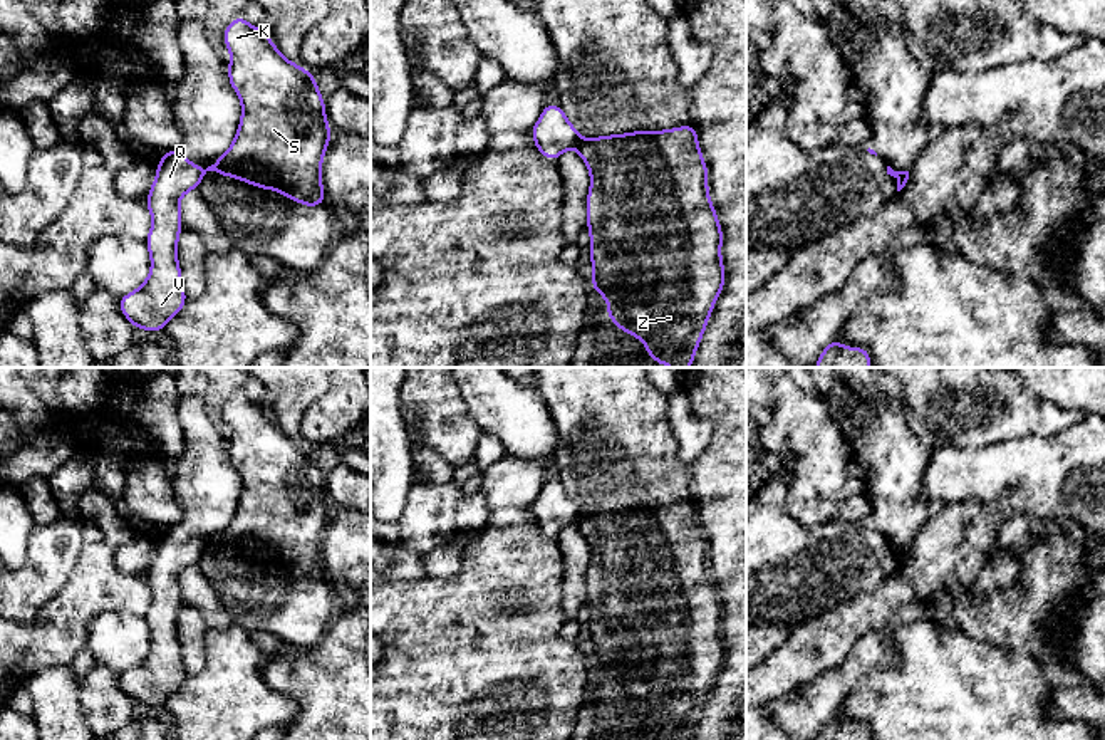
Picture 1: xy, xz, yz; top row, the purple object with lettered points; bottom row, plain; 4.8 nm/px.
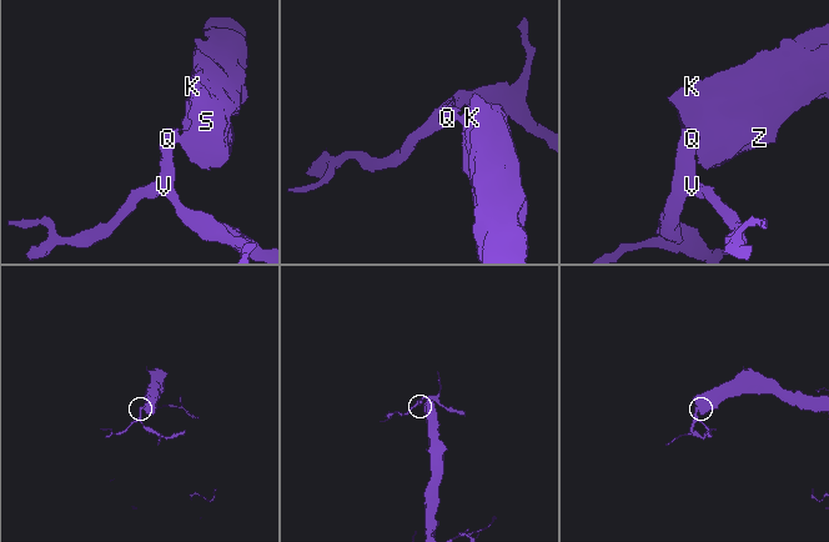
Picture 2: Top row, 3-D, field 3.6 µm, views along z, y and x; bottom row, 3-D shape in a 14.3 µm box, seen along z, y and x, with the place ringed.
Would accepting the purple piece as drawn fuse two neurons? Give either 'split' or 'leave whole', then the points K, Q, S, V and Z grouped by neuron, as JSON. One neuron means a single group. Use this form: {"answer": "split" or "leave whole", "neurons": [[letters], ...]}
{"answer": "split", "neurons": [["K", "S", "Z"], ["Q", "V"]]}

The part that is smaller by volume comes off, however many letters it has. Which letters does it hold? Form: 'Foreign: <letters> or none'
Foreign: Q, V

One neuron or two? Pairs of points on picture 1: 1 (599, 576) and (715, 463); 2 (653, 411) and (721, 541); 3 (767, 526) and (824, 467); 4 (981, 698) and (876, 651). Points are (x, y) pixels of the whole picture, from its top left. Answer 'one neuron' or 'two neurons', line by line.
1: two neurons
2: two neurons
3: two neurons
4: two neurons

